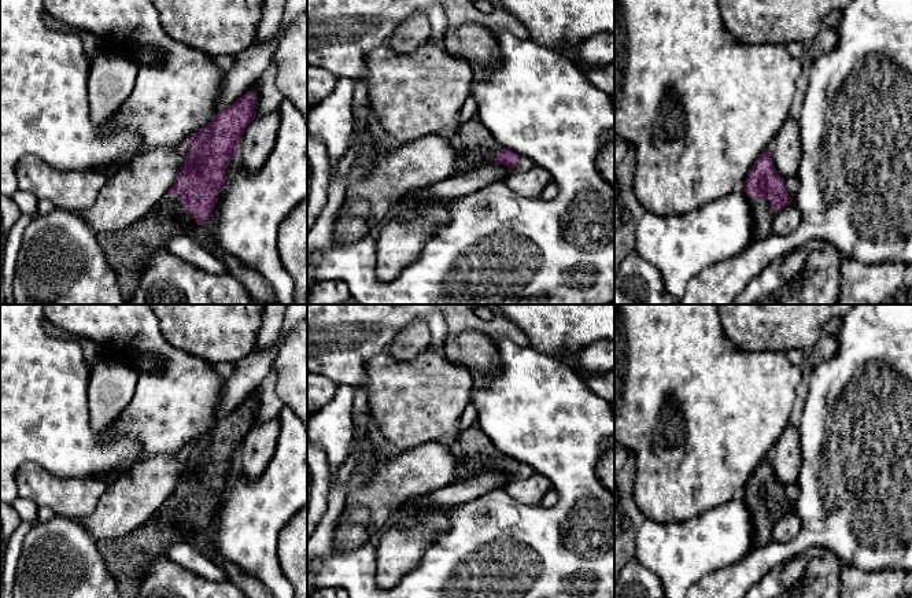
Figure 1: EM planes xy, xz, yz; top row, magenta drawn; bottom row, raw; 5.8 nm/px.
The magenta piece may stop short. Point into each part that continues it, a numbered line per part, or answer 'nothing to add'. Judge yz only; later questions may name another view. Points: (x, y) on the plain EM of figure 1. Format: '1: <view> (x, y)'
1: yz (763, 521)

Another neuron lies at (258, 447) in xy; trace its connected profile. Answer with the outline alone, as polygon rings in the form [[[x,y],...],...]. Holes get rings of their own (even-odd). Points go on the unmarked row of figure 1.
[[[278,420],[258,422],[250,429],[236,459],[241,477],[252,480],[263,475],[276,453],[278,433]]]

